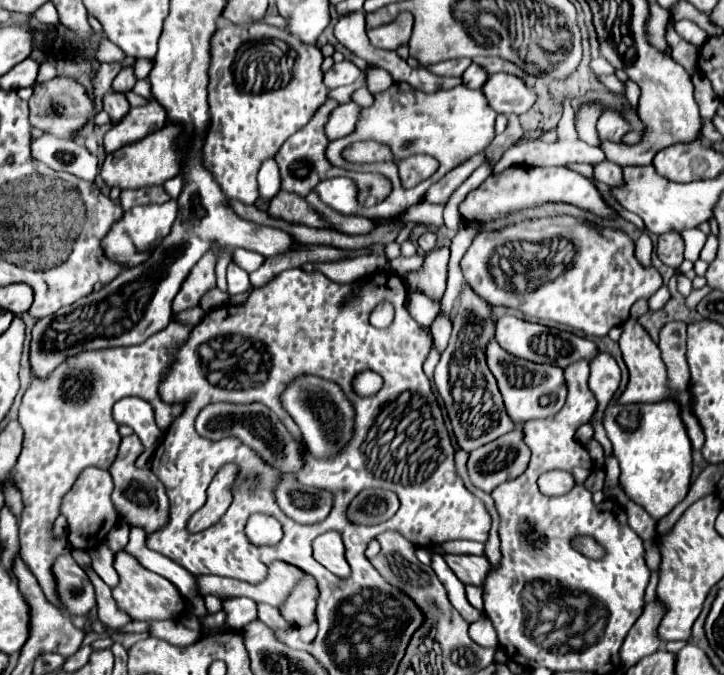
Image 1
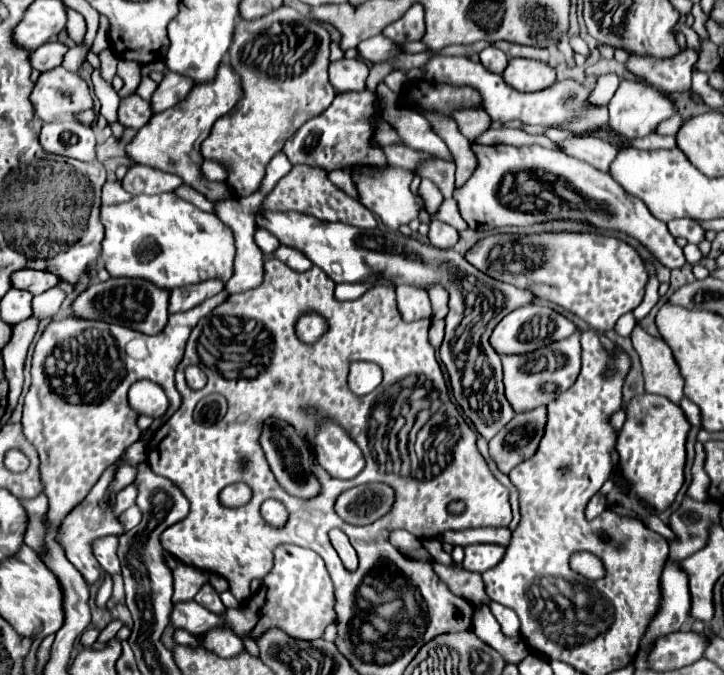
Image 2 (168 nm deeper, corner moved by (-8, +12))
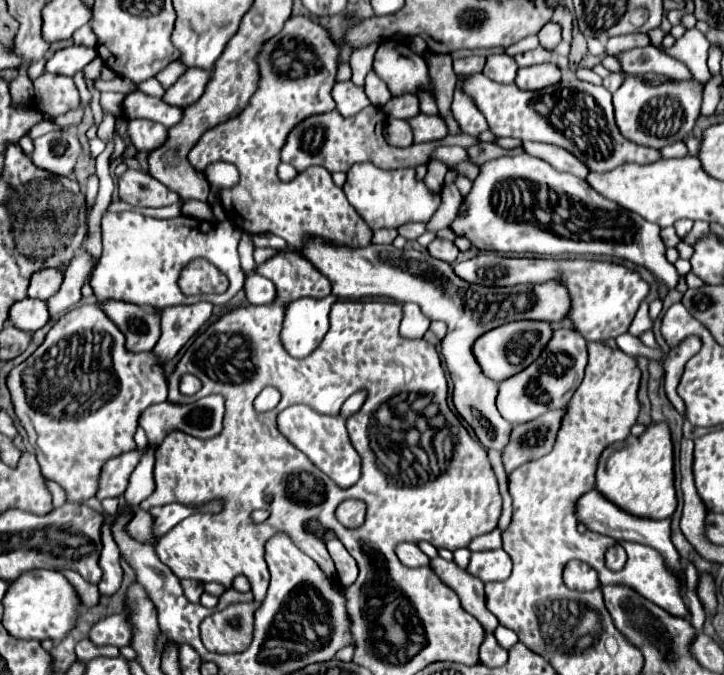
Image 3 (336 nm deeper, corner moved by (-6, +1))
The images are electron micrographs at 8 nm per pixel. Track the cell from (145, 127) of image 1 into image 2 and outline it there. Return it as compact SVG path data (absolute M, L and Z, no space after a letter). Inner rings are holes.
M166 72L164 80L160 82L160 86L156 88L156 92L150 98L150 108L154 114L164 112L166 108L172 108L174 104L182 102L188 92L192 90L192 80L186 76L178 76L174 72Z

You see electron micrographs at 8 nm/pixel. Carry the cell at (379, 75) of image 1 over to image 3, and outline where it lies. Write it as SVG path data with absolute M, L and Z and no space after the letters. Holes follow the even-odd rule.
M402 95L402 97L392 97L384 107L382 111L388 115L388 117L396 117L396 119L412 119L420 113L420 103L418 103L418 97L416 95Z

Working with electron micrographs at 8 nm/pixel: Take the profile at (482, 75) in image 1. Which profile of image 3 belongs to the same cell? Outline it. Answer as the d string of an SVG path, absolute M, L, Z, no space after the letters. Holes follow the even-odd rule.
M502 53L502 55L488 55L482 73L496 83L514 83L516 71L518 71L518 65L514 57Z

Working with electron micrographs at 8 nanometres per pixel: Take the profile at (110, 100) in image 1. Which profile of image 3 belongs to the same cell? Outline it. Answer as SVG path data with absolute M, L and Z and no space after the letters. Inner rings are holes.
M134 119L130 121L130 137L138 151L154 151L156 147L162 147L168 139L168 129L164 129L160 123L152 123L146 119Z

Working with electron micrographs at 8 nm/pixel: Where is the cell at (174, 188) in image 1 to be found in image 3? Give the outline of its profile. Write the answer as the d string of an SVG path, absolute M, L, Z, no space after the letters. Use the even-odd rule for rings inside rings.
M212 163L208 169L206 169L206 179L210 181L210 197L208 197L208 203L218 203L220 197L218 197L218 191L224 189L224 187L234 187L238 183L238 171L234 165L230 163Z

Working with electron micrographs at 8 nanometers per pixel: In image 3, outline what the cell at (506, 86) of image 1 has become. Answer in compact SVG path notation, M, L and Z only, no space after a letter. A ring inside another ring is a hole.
M554 63L518 69L518 77L516 77L516 85L520 89L530 89L530 91L538 91L540 87L548 87L550 83L558 83L558 81L560 81L560 69Z

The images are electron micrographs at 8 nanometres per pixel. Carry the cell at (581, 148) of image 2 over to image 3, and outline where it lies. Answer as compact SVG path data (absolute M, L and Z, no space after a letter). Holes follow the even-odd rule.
M522 141L522 149L524 149L524 153L528 153L532 157L544 159L552 167L556 167L556 171L566 171L566 173L572 173L580 179L586 179L586 175L588 175L588 167L584 163L580 163L572 153L568 153L562 147L548 145L548 143Z

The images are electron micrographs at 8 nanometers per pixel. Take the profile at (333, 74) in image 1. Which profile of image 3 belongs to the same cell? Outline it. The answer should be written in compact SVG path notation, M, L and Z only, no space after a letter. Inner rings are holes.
M352 81L336 83L332 89L332 97L336 101L336 109L344 117L352 117L370 105L370 99L366 97L364 89L356 87Z

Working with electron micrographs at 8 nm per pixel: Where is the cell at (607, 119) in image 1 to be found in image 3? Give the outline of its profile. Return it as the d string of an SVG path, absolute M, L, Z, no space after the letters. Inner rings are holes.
M626 77L620 89L614 93L616 125L626 139L652 149L662 149L676 141L684 141L700 115L702 89L704 85L696 79L670 79L654 87L640 77Z

